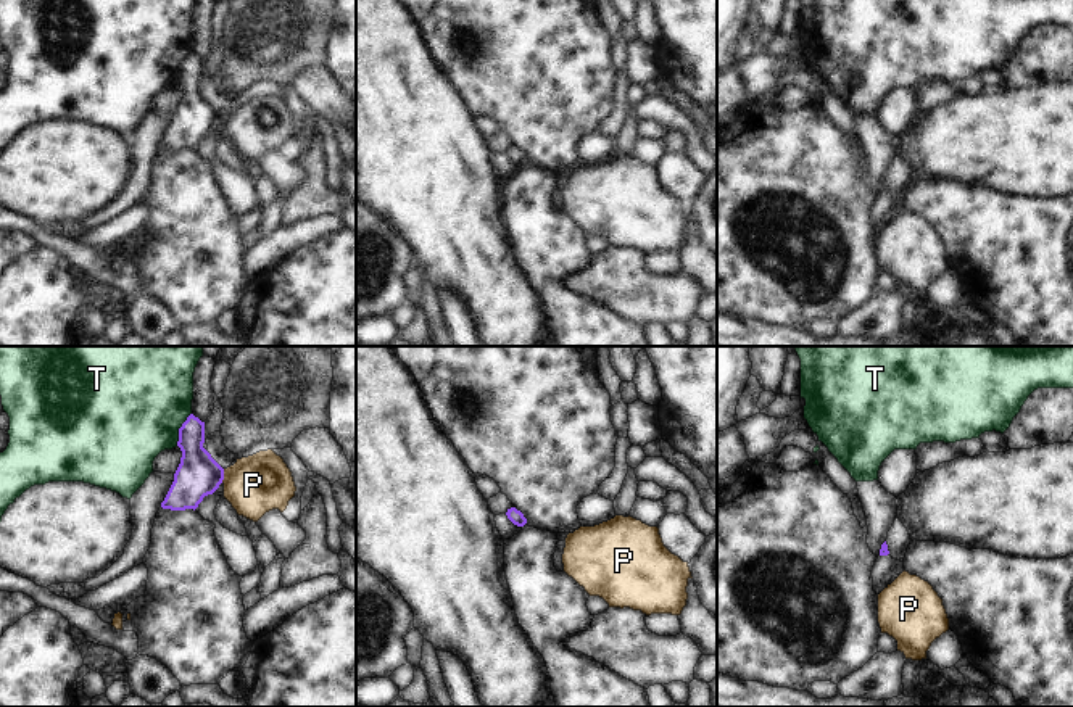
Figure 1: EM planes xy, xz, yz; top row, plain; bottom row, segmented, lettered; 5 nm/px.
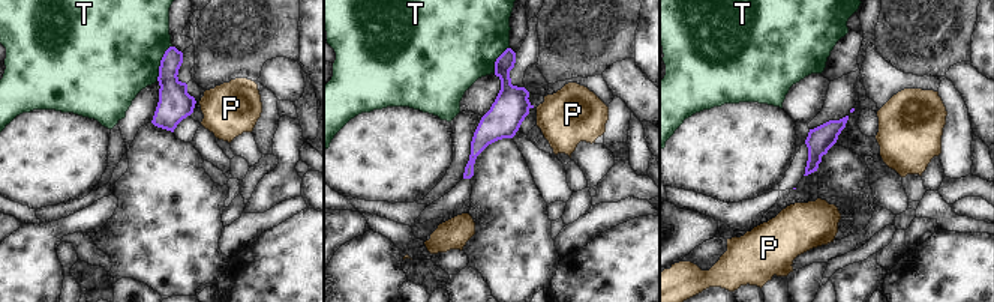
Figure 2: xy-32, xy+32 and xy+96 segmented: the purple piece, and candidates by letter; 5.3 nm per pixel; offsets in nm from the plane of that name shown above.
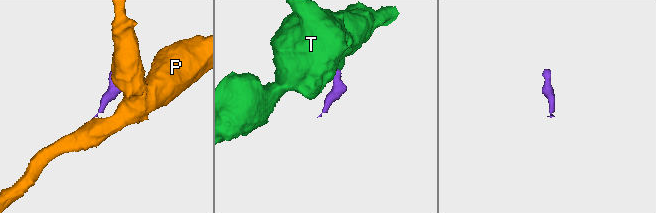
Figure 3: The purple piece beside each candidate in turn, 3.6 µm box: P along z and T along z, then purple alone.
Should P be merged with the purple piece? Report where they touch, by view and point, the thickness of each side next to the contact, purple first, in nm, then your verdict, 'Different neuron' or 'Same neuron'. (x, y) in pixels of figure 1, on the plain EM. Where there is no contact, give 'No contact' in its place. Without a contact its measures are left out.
Touches purple at xy (223, 115). Thickness 220 nm (purple) against 300 nm. Different neuron.

